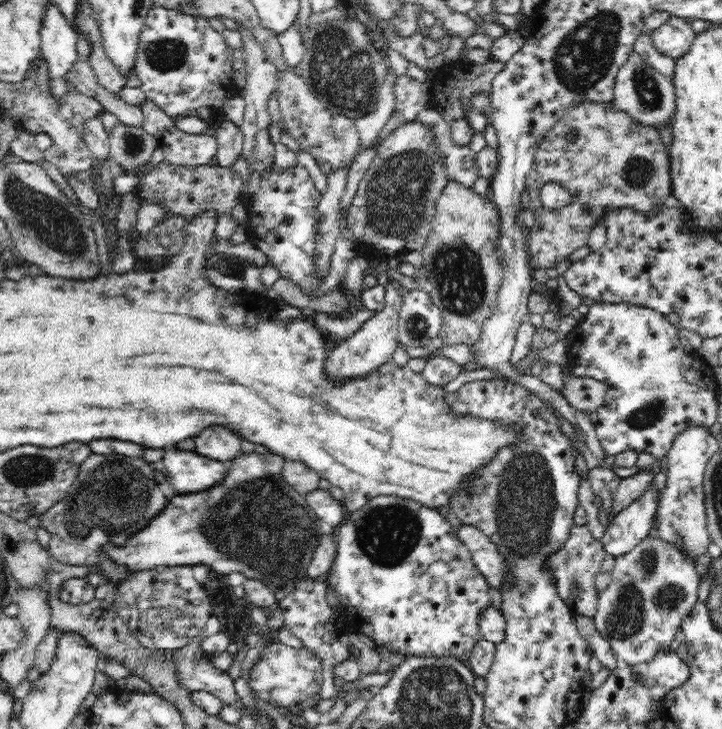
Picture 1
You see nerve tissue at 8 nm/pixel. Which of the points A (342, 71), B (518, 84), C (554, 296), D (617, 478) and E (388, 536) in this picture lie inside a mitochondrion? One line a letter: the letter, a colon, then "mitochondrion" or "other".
A: mitochondrion
B: other
C: other
D: other
E: mitochondrion

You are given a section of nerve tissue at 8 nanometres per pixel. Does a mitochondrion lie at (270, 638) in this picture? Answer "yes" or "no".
no

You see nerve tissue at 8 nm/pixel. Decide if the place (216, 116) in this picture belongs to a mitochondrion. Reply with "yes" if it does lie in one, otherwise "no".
no

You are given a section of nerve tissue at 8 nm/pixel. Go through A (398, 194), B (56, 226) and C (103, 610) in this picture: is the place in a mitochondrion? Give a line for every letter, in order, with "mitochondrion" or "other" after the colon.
A: mitochondrion
B: mitochondrion
C: other

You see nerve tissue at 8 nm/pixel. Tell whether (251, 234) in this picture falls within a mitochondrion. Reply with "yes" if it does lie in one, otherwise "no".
no

